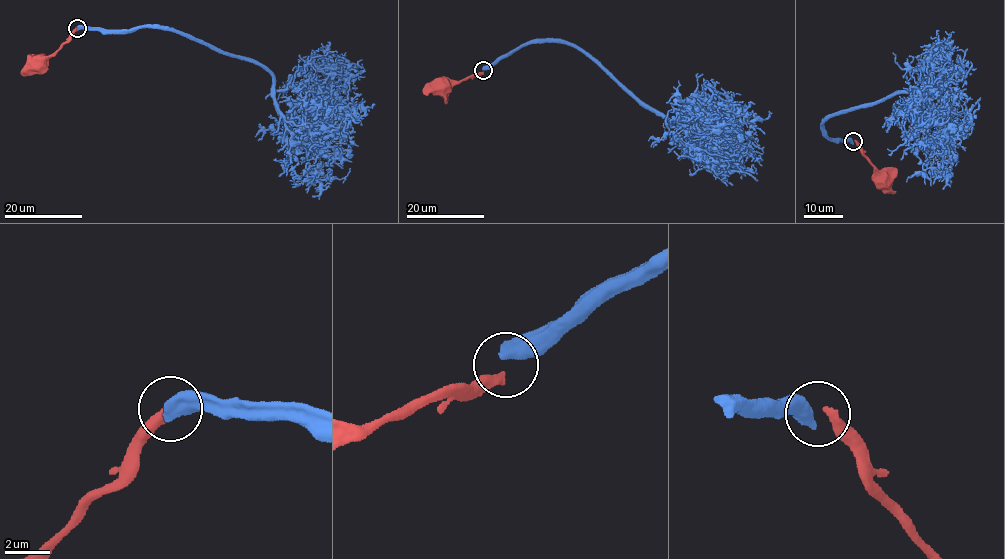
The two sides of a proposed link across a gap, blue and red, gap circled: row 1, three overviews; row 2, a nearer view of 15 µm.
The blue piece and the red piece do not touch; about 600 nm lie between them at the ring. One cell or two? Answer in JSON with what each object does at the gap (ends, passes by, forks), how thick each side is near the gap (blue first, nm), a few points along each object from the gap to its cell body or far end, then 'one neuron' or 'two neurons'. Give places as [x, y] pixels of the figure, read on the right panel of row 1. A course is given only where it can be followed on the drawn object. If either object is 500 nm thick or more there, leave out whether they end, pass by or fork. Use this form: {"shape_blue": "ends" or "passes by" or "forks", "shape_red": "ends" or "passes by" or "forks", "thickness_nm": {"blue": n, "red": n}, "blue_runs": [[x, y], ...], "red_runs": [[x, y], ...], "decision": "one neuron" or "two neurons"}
{"thickness_nm": {"blue": 650, "red": 400}, "blue_runs": [[852, 142], [831, 139], [823, 119], [903, 90], [917, 102], [916, 156], [936, 176], [952, 164], [947, 145]], "red_runs": [[854, 141], [881, 180]], "decision": "one neuron"}

